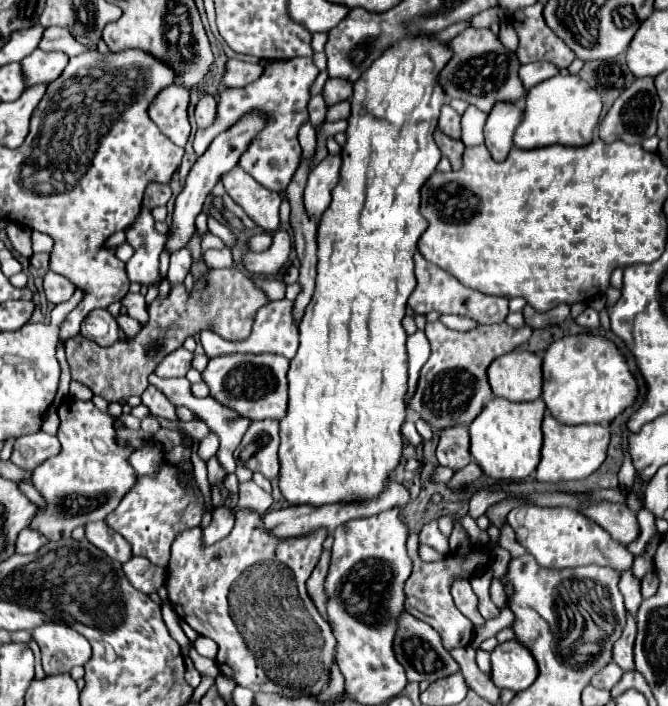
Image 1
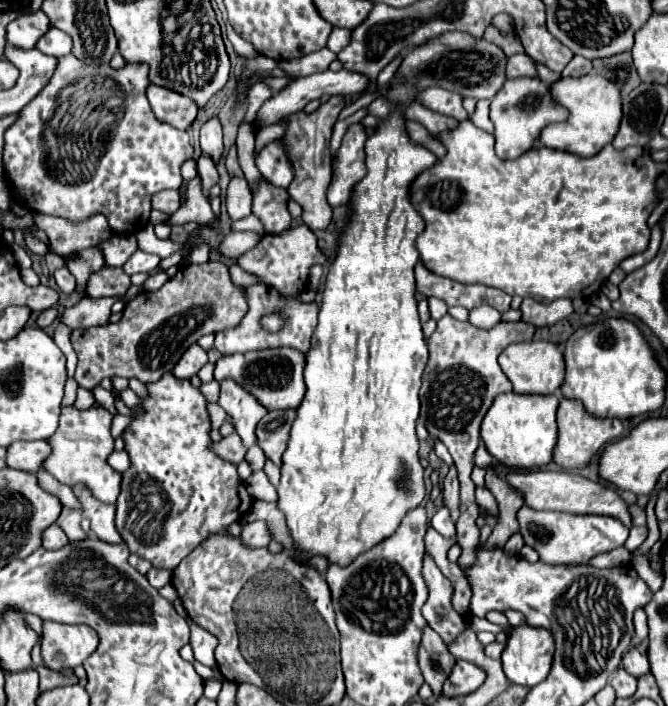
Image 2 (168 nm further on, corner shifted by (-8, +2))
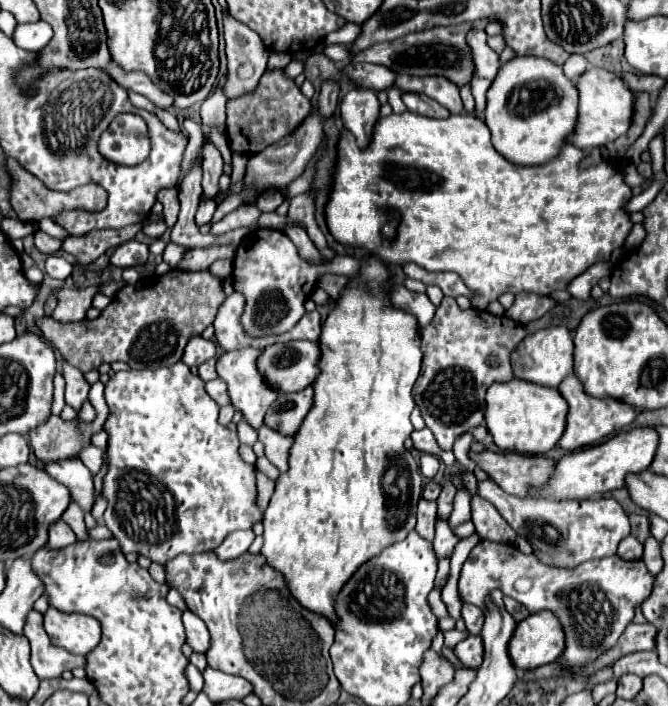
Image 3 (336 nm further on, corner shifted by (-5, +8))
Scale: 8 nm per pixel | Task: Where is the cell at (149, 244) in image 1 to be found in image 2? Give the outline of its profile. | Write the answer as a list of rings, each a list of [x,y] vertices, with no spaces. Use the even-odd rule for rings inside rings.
[[[134,252],[134,256],[124,264],[124,272],[128,276],[138,274],[138,272],[146,272],[152,274],[160,264],[160,258],[156,254],[146,254],[146,252]]]

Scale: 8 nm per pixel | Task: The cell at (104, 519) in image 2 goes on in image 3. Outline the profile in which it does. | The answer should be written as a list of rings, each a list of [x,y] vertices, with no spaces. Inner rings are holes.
[[[79,458],[47,462],[45,472],[69,488],[73,502],[77,502],[85,512],[91,512],[91,508],[93,508],[93,476]]]

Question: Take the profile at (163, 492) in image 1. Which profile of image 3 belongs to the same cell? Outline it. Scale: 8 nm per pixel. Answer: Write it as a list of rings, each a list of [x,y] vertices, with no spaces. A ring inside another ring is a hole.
[[[177,362],[175,366],[169,368],[155,368],[155,370],[127,370],[127,372],[117,372],[111,376],[111,380],[105,384],[105,402],[109,406],[109,416],[103,424],[103,430],[109,434],[109,444],[107,444],[107,474],[103,478],[103,496],[107,498],[107,510],[105,510],[105,526],[113,532],[115,540],[119,542],[121,550],[125,554],[137,552],[153,562],[165,564],[167,560],[179,556],[179,554],[199,554],[199,552],[209,552],[215,550],[223,542],[223,538],[235,530],[249,530],[253,524],[263,520],[263,512],[257,506],[257,486],[255,486],[255,466],[243,462],[239,456],[239,438],[237,432],[229,430],[227,426],[221,426],[217,422],[219,406],[217,402],[207,394],[205,382],[191,374],[189,368],[183,362]]]

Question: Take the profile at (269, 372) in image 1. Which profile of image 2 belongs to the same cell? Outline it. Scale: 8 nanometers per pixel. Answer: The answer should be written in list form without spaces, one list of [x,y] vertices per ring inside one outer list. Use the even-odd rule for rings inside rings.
[[[270,348],[260,352],[248,352],[248,354],[232,354],[222,356],[216,362],[214,380],[234,380],[244,390],[248,390],[266,410],[286,410],[286,408],[298,408],[304,396],[304,354],[294,348]]]

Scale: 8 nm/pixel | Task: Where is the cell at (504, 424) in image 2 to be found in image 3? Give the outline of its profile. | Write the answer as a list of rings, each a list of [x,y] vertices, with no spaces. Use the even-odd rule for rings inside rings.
[[[513,378],[509,382],[495,382],[487,390],[487,430],[501,450],[521,454],[549,452],[565,432],[567,402],[557,388],[545,388],[527,380]]]

